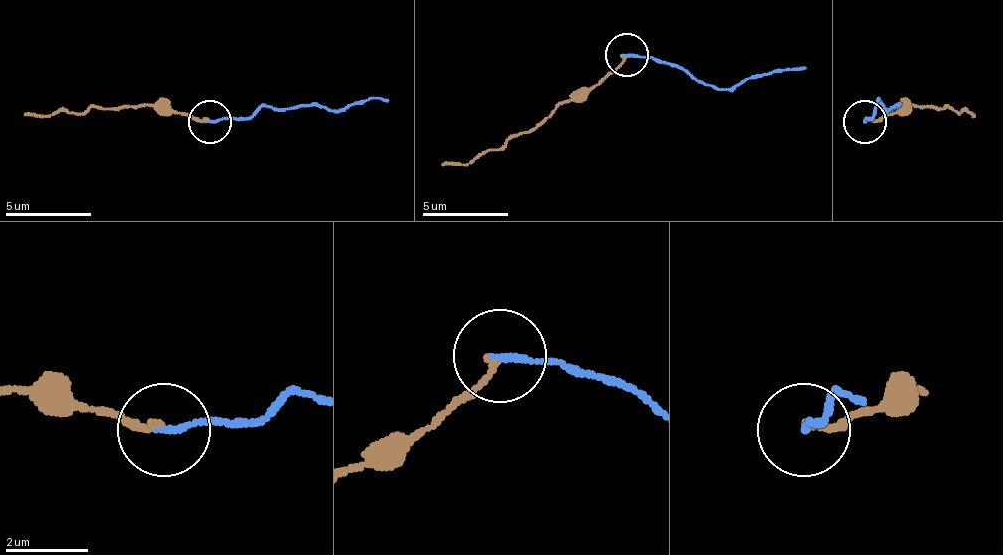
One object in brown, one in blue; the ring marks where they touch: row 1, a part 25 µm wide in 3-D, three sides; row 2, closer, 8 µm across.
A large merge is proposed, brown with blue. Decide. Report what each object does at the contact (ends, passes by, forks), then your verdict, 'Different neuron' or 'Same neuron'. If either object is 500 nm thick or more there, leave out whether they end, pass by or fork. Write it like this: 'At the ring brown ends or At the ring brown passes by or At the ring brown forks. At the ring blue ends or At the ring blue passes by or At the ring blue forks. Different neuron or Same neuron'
At the ring brown ends. At the ring blue ends. Different neuron

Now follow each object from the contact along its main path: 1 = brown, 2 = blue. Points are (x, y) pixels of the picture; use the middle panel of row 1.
1: (628, 56), (533, 129), (464, 163), (443, 163)
2: (628, 56), (667, 60), (723, 90), (736, 90), (748, 77), (787, 69), (804, 69)

